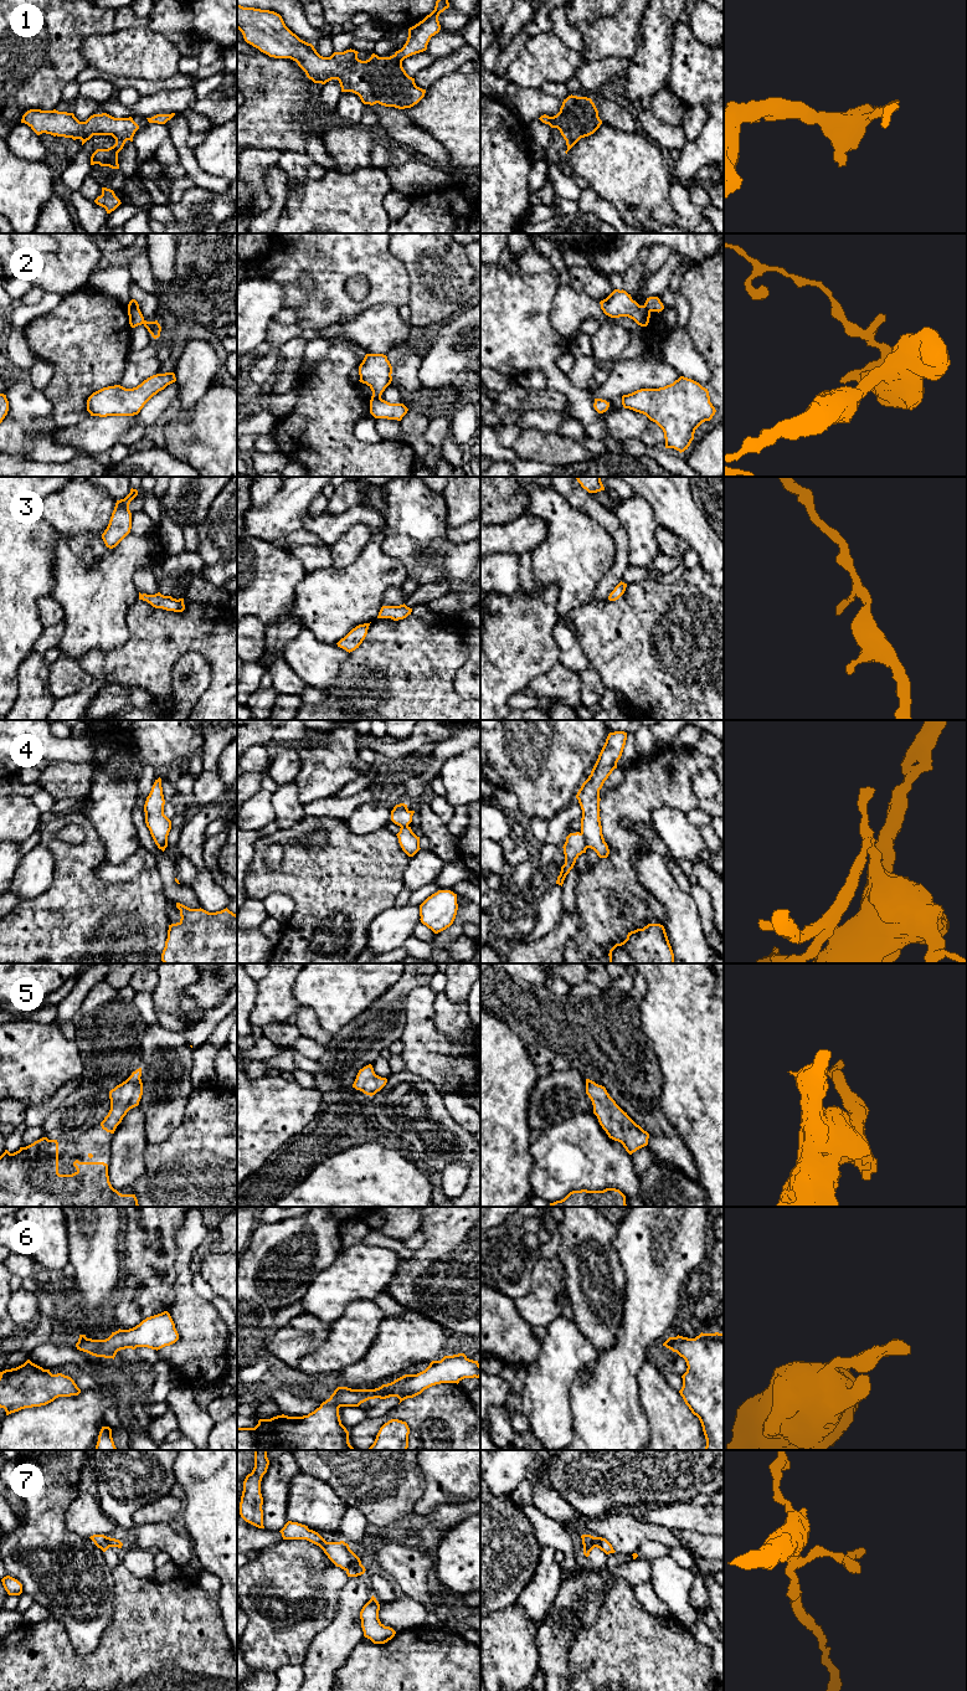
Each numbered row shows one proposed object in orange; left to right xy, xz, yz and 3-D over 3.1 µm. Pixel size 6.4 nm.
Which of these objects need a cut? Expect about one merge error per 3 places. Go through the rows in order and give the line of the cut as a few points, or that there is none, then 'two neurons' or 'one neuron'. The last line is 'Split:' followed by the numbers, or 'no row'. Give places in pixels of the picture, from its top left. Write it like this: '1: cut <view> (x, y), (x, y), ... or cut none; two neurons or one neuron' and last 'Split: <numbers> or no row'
1: cut none; one neuron
2: cut xz (371, 397), (380, 399); two neurons
3: cut none; one neuron
4: cut yz (581, 832), (587, 847); two neurons
5: cut none; one neuron
6: cut none; one neuron
7: cut none; one neuron
Split: 2, 4

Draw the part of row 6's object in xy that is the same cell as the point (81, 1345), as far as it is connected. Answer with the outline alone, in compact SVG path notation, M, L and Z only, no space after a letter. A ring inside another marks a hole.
M168 1311L146 1317L139 1325L129 1330L118 1330L106 1340L87 1338L79 1335L77 1350L96 1357L113 1358L117 1352L125 1348L148 1347L160 1350L179 1340L175 1323Z

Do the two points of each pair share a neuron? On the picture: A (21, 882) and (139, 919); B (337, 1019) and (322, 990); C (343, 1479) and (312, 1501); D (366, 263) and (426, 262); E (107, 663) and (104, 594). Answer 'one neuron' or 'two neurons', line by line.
A: two neurons
B: one neuron
C: two neurons
D: two neurons
E: two neurons

